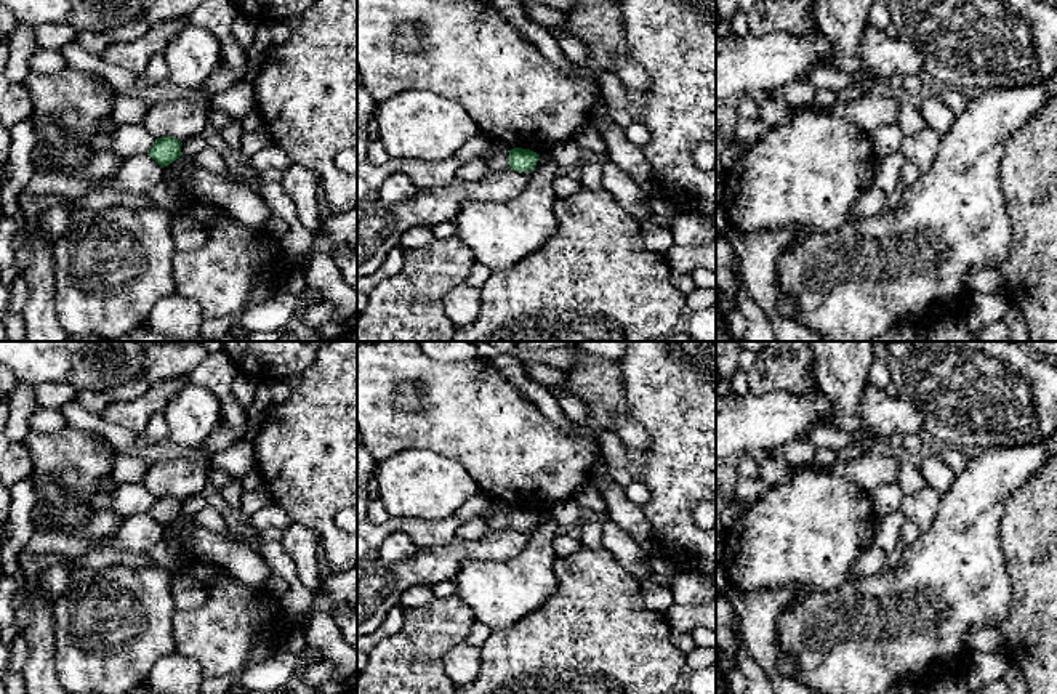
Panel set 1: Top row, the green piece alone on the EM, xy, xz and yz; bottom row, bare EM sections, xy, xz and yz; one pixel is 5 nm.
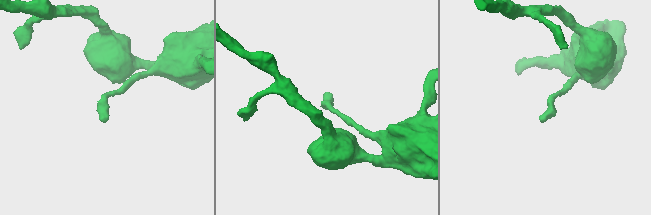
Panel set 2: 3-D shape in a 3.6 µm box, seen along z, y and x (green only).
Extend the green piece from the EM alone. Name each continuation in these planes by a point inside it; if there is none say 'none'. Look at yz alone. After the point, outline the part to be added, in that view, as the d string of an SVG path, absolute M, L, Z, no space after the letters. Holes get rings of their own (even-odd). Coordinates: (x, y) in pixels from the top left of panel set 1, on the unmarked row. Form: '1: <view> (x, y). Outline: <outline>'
none

